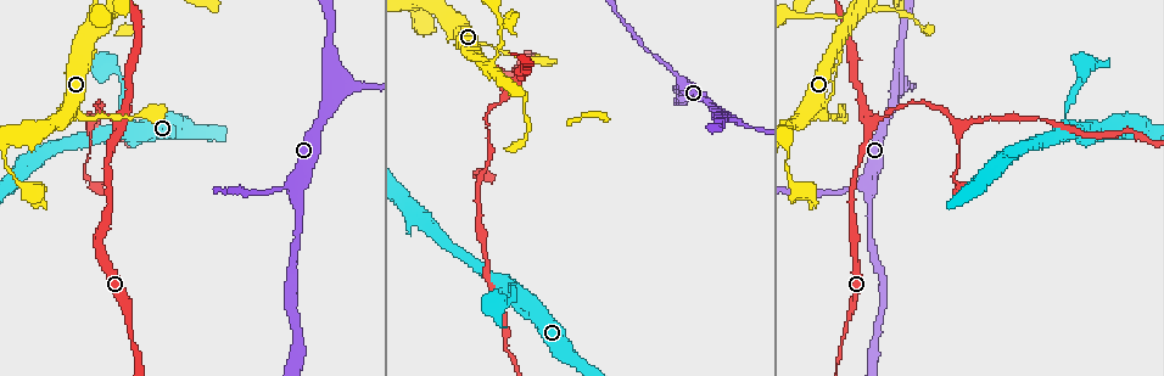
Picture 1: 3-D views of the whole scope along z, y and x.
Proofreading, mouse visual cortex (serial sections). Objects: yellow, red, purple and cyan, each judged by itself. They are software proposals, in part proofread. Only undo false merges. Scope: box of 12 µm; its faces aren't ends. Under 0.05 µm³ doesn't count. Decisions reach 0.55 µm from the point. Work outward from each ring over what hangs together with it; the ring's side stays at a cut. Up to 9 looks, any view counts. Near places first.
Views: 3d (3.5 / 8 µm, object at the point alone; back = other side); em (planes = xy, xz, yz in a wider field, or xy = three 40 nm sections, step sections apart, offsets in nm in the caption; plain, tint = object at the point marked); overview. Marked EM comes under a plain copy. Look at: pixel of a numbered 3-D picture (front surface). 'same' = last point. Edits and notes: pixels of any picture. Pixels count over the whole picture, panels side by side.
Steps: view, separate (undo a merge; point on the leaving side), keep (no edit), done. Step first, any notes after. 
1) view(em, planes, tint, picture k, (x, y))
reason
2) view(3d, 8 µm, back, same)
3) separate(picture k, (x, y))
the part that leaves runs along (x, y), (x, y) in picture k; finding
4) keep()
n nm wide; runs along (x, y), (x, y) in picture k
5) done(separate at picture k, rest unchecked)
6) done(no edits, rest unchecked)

view(3d, 8 µm, picture 1, (330, 94))
three arms meet

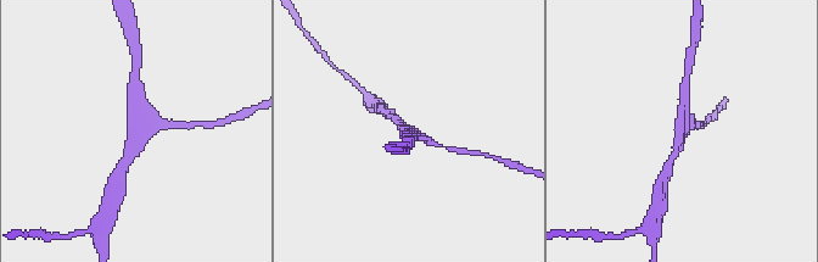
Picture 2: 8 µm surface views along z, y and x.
view(em, xy, step 3, tint, picture 2, (134, 132))

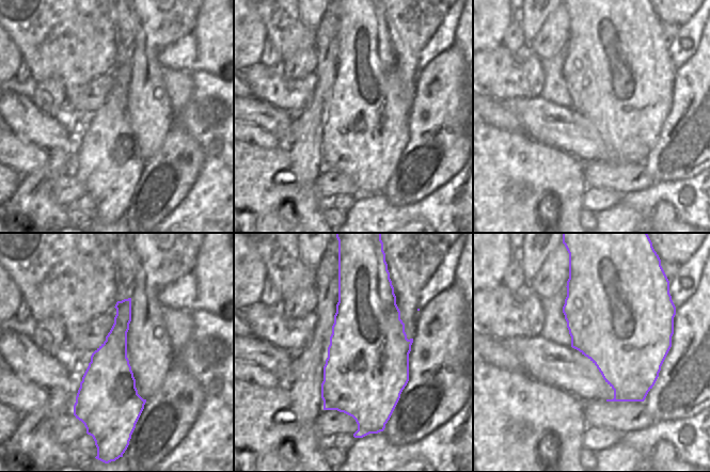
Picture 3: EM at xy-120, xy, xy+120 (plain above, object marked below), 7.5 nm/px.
keep()
runs along (670, 163), (679, 140), (684, 95) in picture 2; one cell here

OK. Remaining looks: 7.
view(em, xy, step 2, tint, picture 1, (871, 183))
two arms in line, one across

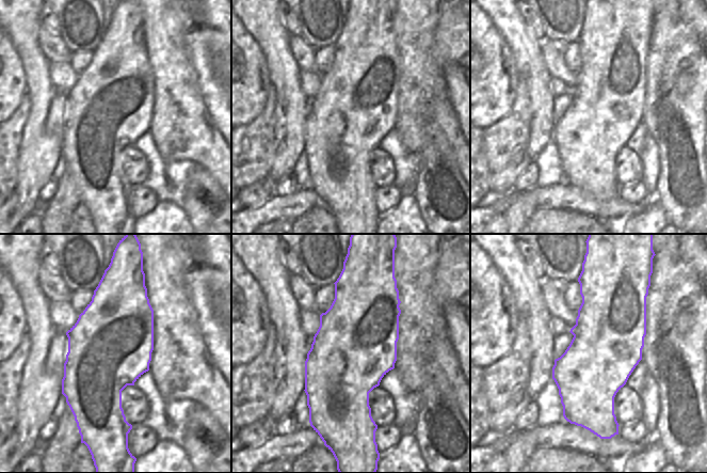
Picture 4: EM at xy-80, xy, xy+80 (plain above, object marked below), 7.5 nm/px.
view(3d, 3.5 µm, same)

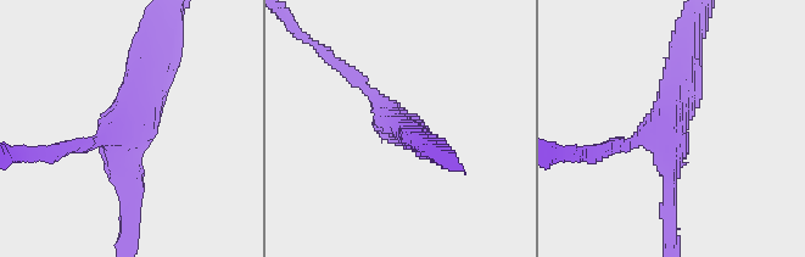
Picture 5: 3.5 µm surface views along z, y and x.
keep()
3 arms; runs along (141, 55), (118, 141), (129, 212) in picture 5; one cell here

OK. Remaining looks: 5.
view(3d, 3.5 µm, back, picture 1, (118, 123))
three arms meet

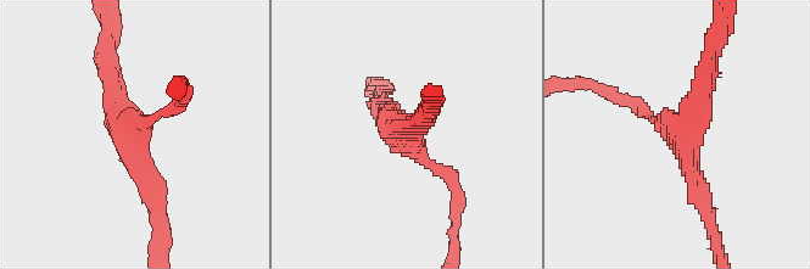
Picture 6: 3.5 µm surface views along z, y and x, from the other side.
view(em, xy, step 2, tint, picture 6, (400, 134))
3 arms; arms of 150, 250, 250 nm

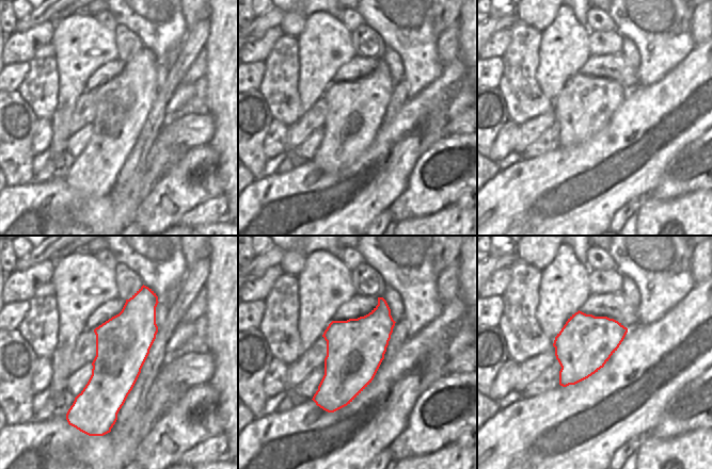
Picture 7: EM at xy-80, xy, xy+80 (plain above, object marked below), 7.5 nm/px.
keep()
440 nm wide; runs along (704, 206), (680, 134), (630, 105) in picture 6; all the same cell

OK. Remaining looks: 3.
view(3d, 3.5 µm, picture 1, (92, 123))
three-way junction

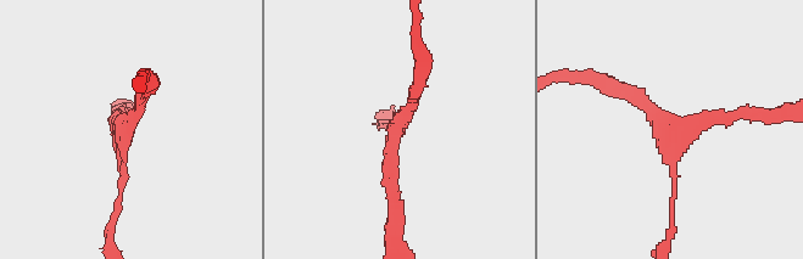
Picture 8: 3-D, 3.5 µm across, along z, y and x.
view(em, xy, step 1, tint, picture 8, (126, 129))
3 arms; arms of 100, 200, 200 nm; now the EM

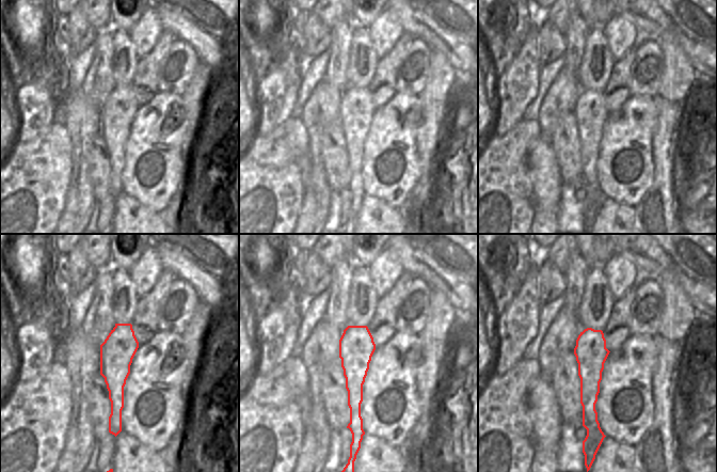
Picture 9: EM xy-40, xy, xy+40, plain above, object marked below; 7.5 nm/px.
view(em, planes, tint, same)

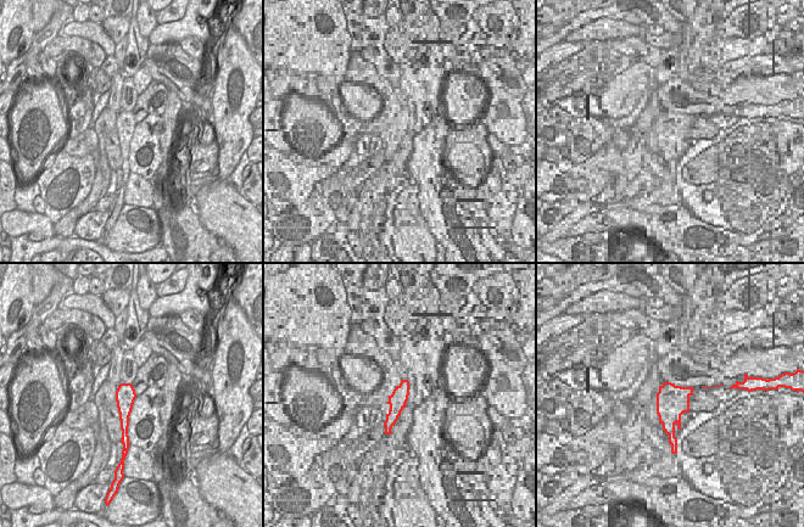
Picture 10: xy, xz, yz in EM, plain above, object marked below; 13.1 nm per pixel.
keep()
runs along (422, 65), (389, 145), (392, 198) in picture 8; continuous, no second cell

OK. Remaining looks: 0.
done(no edits, rest unchecked)

